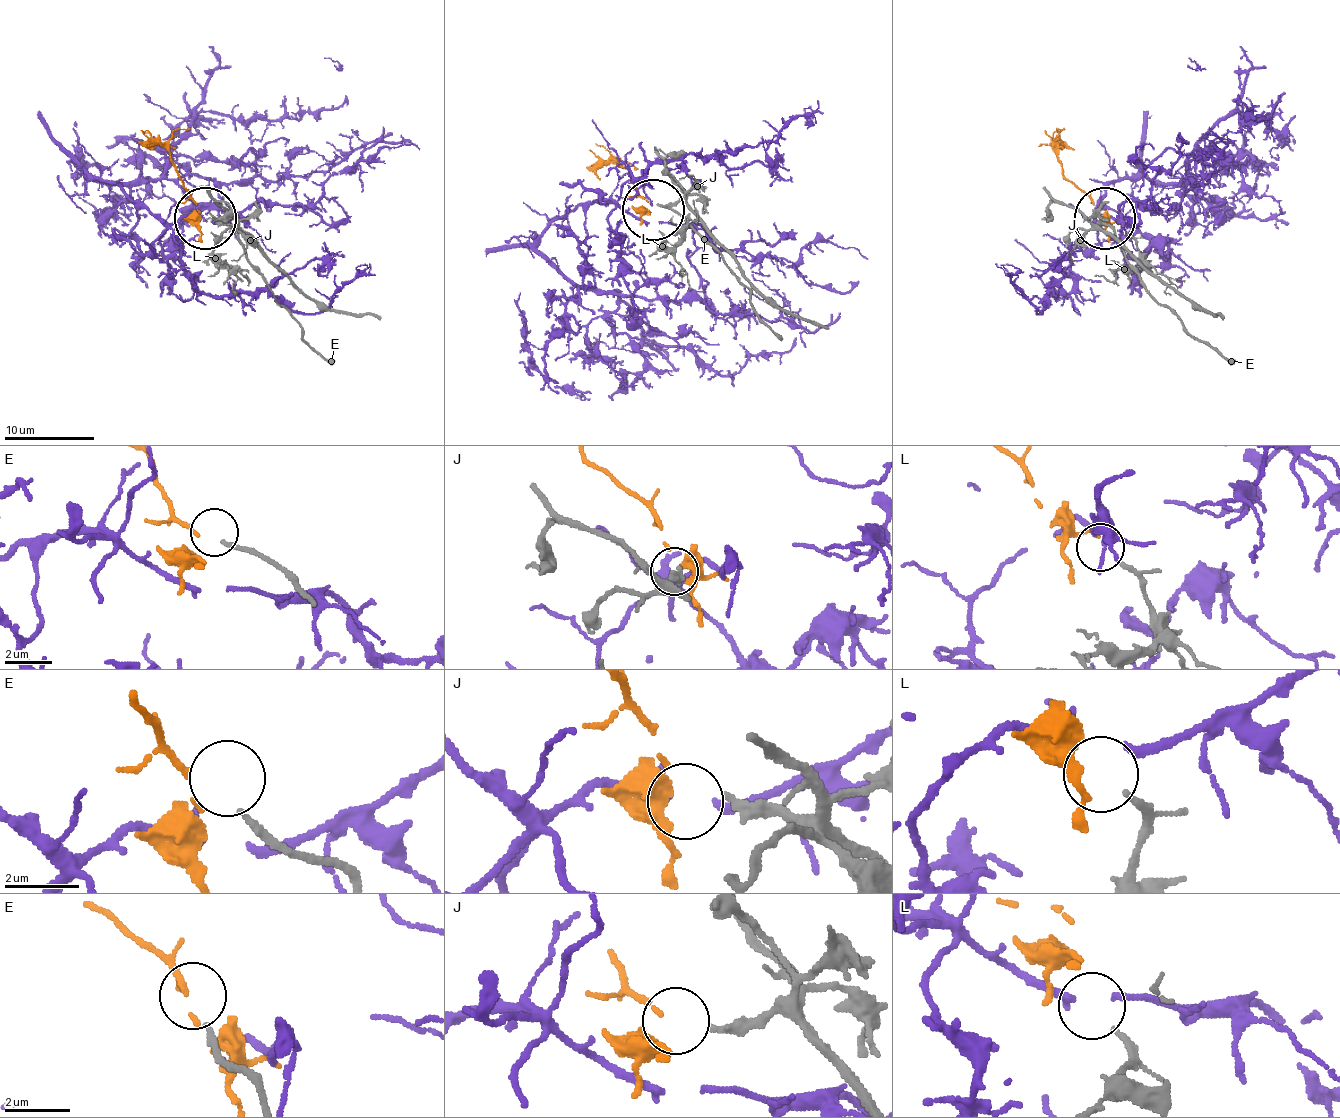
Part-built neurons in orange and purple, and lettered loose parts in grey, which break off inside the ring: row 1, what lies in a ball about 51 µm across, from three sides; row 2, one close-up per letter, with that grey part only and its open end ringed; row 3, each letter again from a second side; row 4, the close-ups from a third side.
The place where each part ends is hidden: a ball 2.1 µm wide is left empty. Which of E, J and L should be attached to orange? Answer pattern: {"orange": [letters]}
{"orange": ["J"]}

